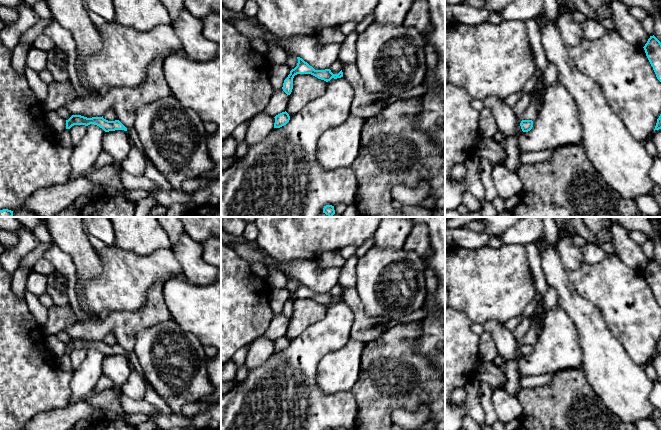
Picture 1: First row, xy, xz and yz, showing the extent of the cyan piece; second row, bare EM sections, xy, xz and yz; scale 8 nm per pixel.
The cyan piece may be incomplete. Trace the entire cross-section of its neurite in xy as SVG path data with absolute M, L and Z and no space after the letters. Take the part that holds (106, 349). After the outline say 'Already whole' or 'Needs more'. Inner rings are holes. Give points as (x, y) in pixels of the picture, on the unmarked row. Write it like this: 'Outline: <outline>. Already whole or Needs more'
Outline: M72 339L68 344L66 344L66 353L70 353L74 349L88 350L90 348L99 350L105 356L115 355L115 354L127 355L127 352L119 344L108 345L104 343L103 340L87 342L81 339Z. Already whole

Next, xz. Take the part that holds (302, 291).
Outline: M297 281L298 287L297 290L290 295L288 301L284 304L283 307L283 315L290 319L293 313L293 302L297 298L311 298L318 303L324 304L326 306L330 305L332 302L337 303L343 301L342 294L338 298L333 298L330 293L325 294L315 294L312 290L310 290L307 286L305 286L302 282Z. Already whole

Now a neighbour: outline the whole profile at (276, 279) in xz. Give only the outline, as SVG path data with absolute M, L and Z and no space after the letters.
M272 263L267 264L269 289L286 288L289 279L277 270Z

